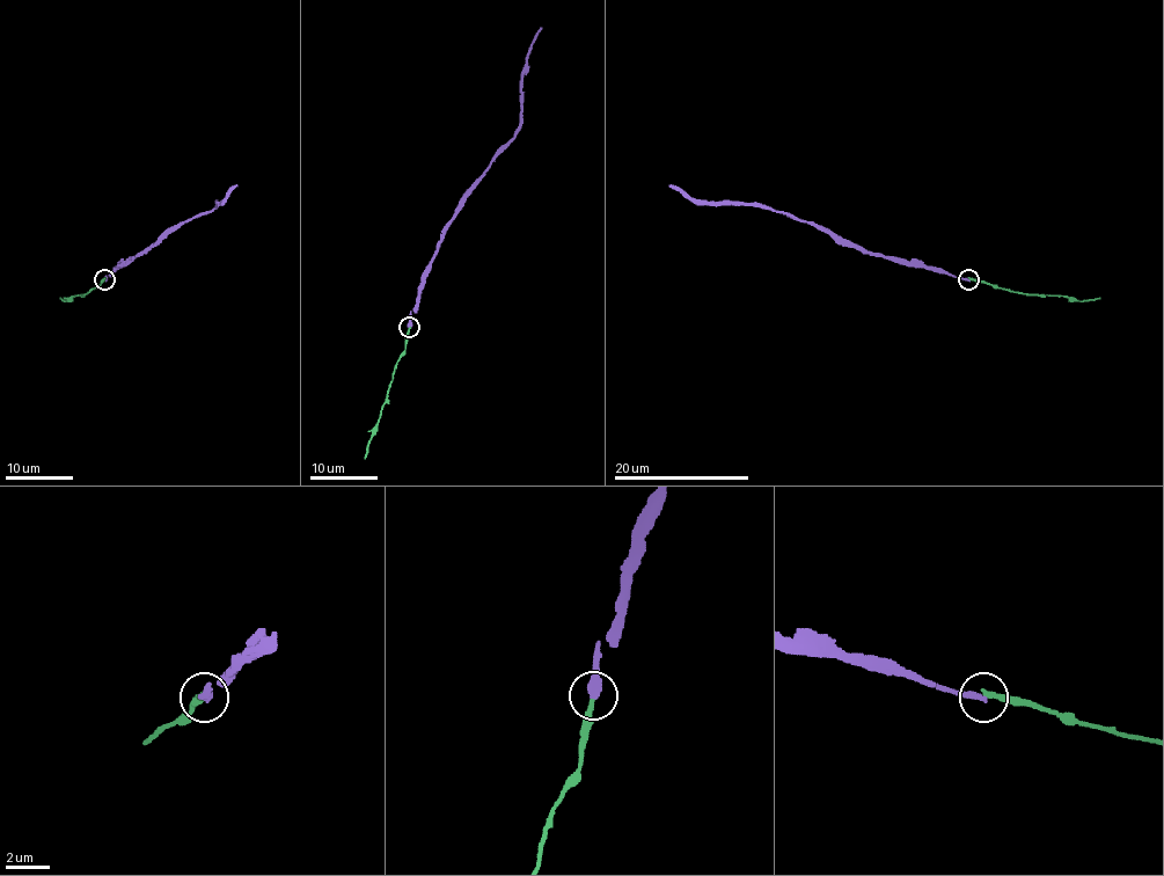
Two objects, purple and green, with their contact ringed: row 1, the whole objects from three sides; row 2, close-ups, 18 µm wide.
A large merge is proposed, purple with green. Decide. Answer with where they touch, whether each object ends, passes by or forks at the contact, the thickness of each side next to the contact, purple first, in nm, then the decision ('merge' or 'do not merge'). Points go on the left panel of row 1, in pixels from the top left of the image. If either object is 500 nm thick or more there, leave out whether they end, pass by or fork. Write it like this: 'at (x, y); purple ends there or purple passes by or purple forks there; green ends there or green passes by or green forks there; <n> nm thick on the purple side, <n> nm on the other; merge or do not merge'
at (104, 279); purple ends there; green ends there; 340 nm thick on the purple side, 240 nm on the other; do not merge

